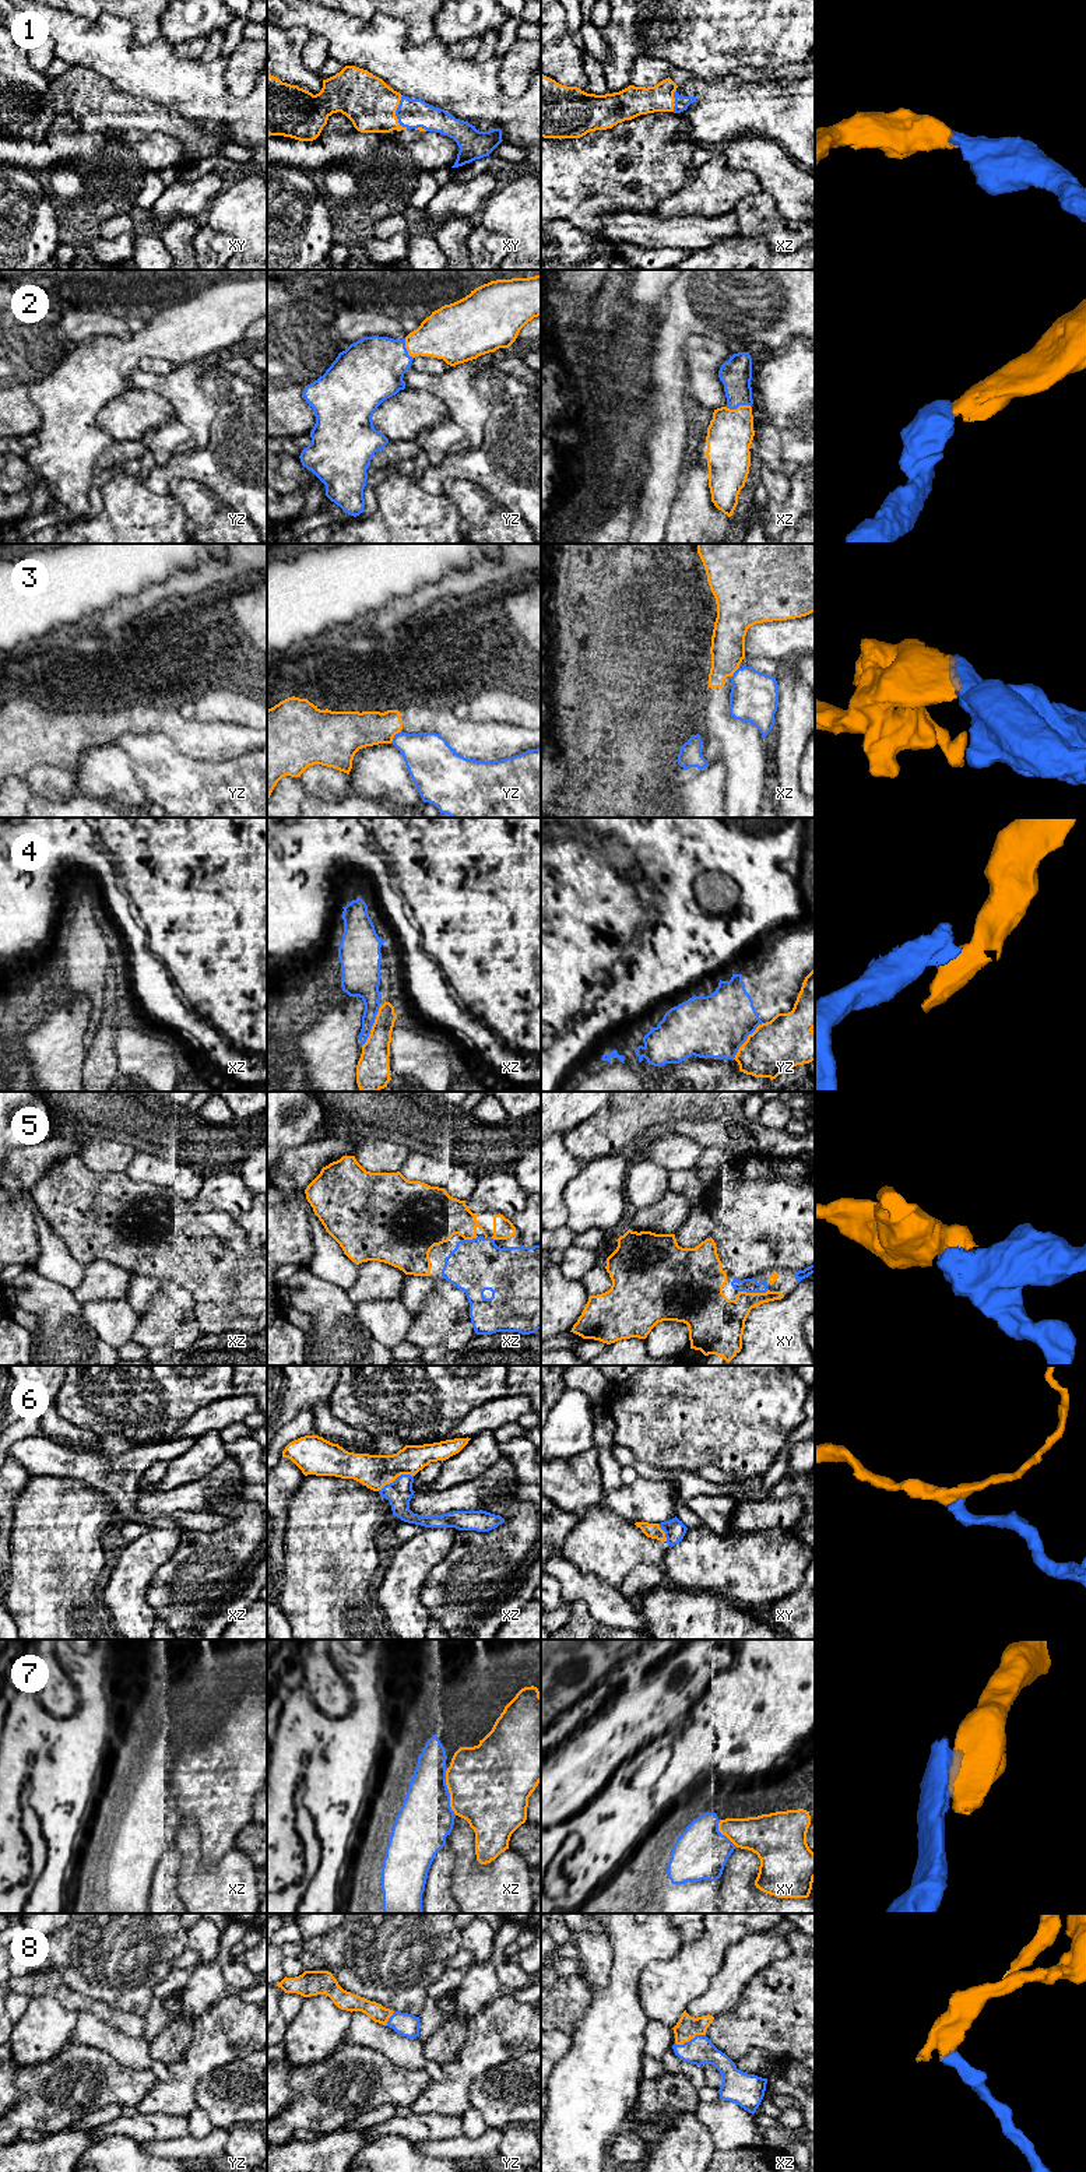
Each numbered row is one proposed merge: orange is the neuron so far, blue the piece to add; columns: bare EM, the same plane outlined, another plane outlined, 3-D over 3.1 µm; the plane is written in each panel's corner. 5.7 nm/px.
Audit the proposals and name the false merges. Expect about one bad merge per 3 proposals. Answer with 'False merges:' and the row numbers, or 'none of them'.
False merges: 3, 4, 7

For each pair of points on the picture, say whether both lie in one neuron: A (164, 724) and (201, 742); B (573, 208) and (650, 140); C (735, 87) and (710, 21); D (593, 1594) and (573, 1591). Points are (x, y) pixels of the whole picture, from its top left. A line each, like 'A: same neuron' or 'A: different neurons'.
A: same neuron
B: same neuron
C: different neurons
D: same neuron

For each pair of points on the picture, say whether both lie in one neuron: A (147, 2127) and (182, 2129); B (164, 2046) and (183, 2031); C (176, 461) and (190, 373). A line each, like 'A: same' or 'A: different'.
A: same
B: same
C: different

